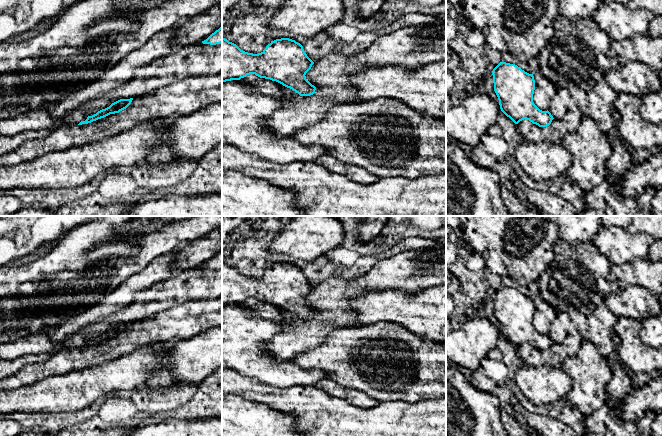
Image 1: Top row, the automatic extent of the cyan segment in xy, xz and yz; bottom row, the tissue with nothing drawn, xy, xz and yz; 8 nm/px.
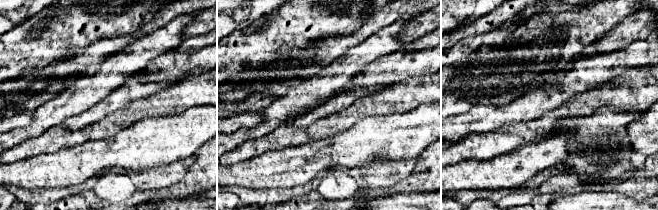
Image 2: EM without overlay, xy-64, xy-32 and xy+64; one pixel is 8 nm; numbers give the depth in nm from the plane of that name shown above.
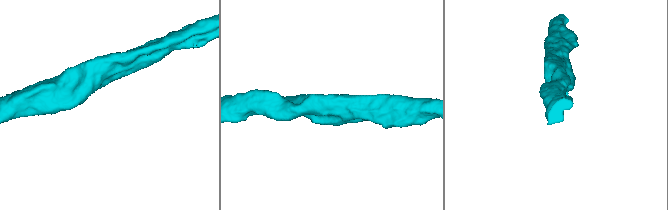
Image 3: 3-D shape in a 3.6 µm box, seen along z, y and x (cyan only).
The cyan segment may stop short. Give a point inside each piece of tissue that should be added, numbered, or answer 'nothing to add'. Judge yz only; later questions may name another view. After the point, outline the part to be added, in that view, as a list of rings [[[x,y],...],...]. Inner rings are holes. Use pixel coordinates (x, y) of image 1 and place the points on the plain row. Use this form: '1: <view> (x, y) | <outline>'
nothing to add

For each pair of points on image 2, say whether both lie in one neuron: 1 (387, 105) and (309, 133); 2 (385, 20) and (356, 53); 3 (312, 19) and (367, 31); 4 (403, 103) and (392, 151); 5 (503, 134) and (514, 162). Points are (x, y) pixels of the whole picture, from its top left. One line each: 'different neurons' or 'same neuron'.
1: same neuron
2: different neurons
3: different neurons
4: different neurons
5: different neurons

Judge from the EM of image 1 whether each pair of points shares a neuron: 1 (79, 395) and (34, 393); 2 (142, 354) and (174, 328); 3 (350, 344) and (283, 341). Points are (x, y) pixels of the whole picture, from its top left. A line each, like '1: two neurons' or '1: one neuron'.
1: one neuron
2: two neurons
3: two neurons

